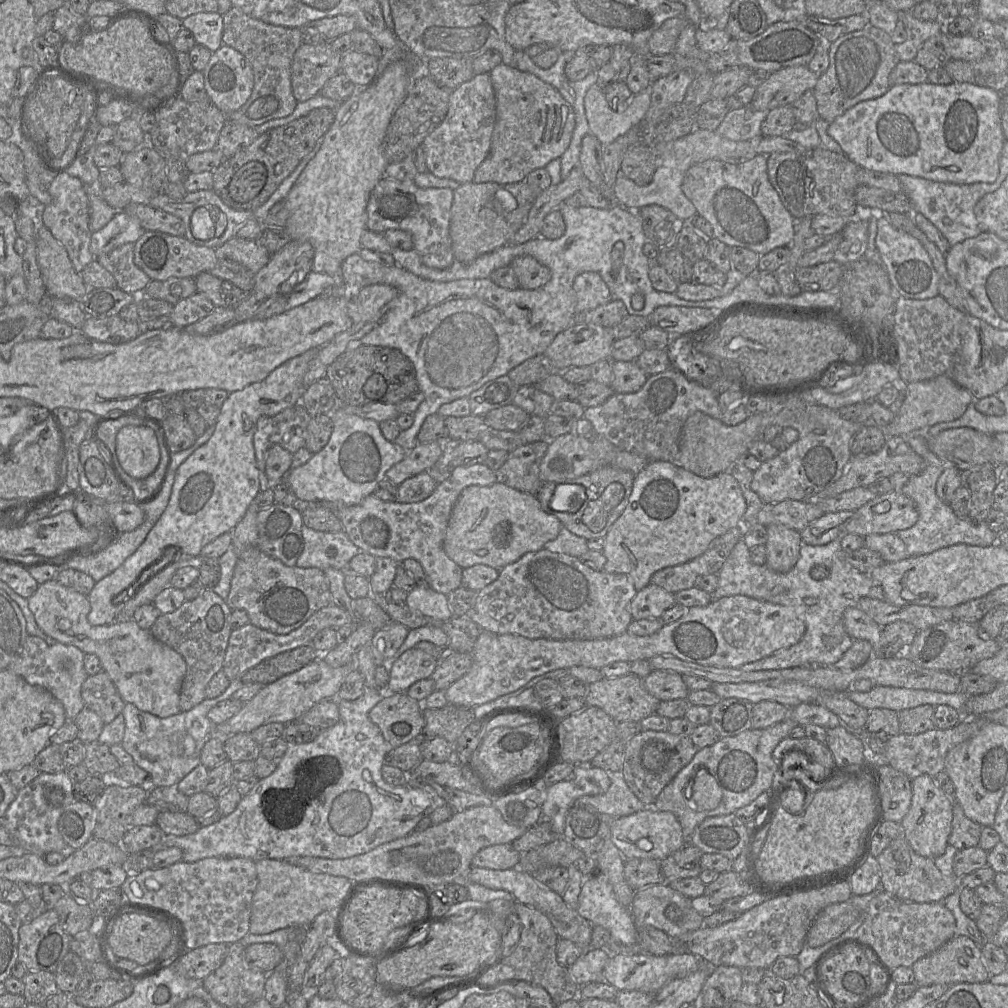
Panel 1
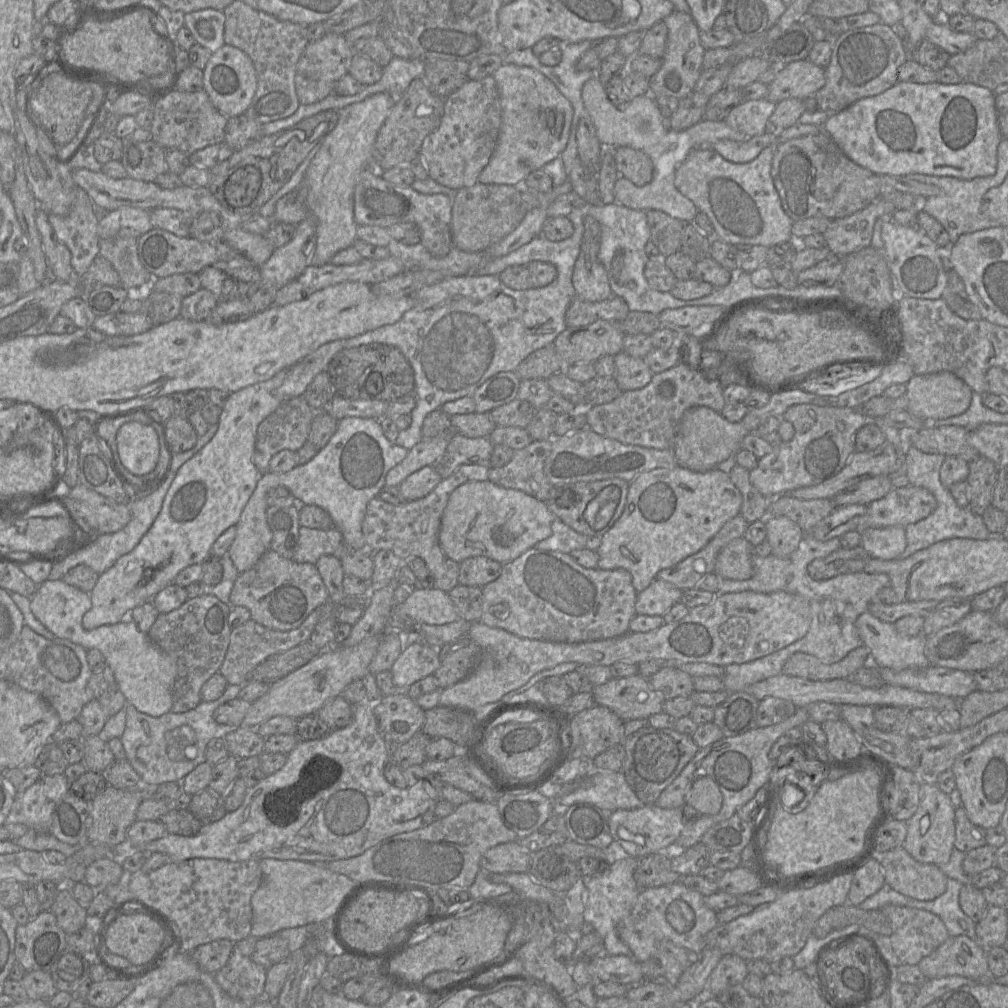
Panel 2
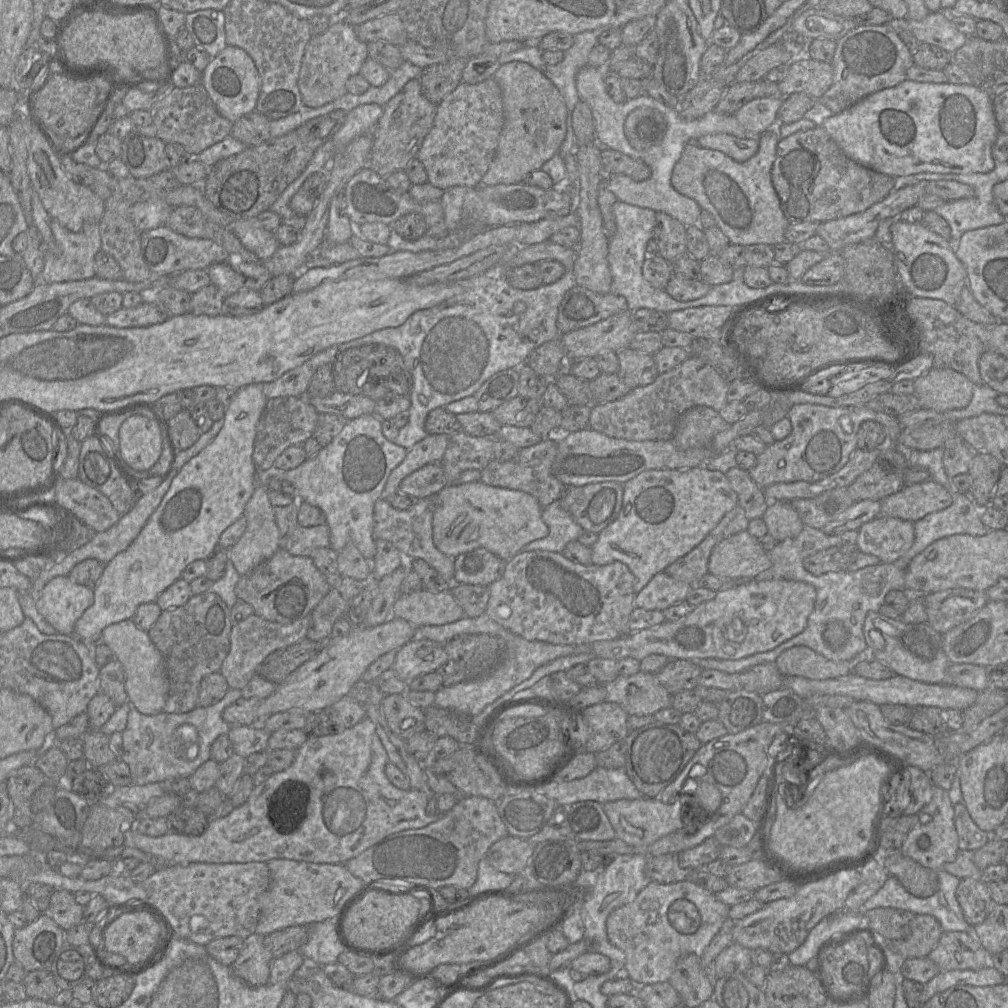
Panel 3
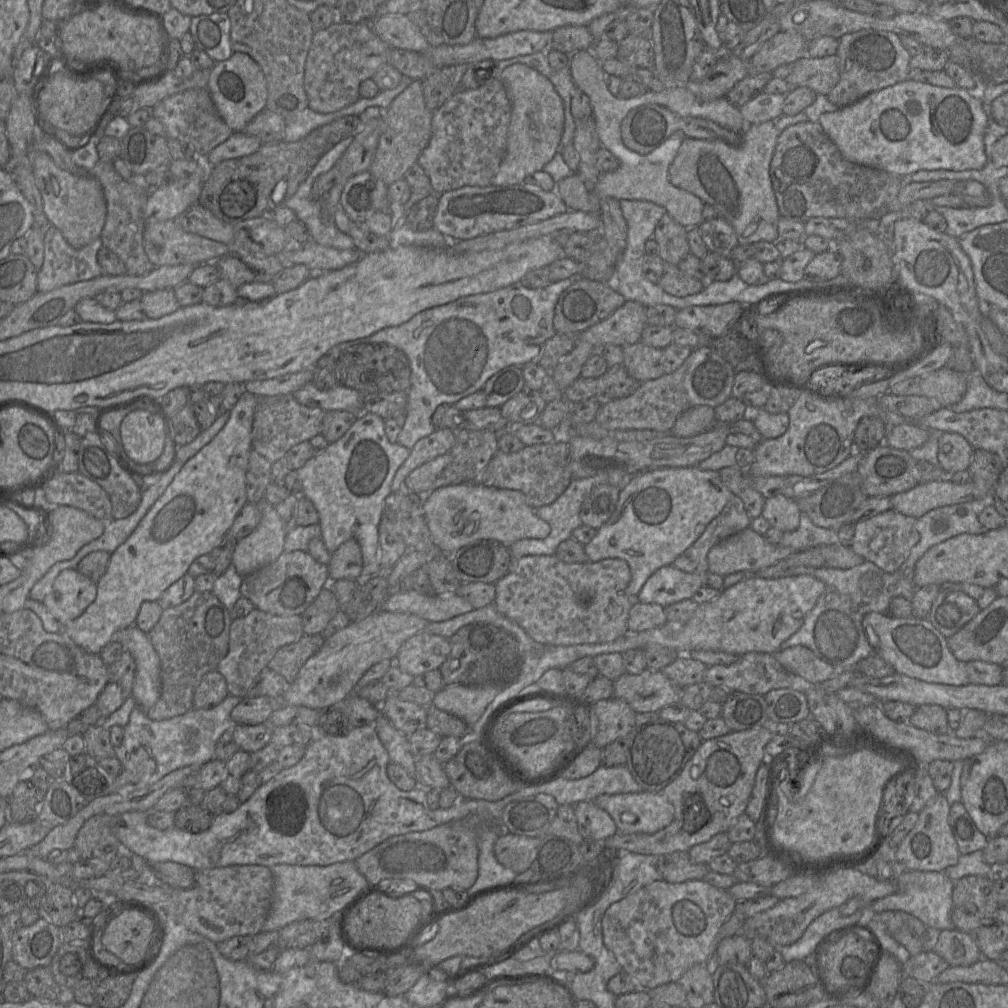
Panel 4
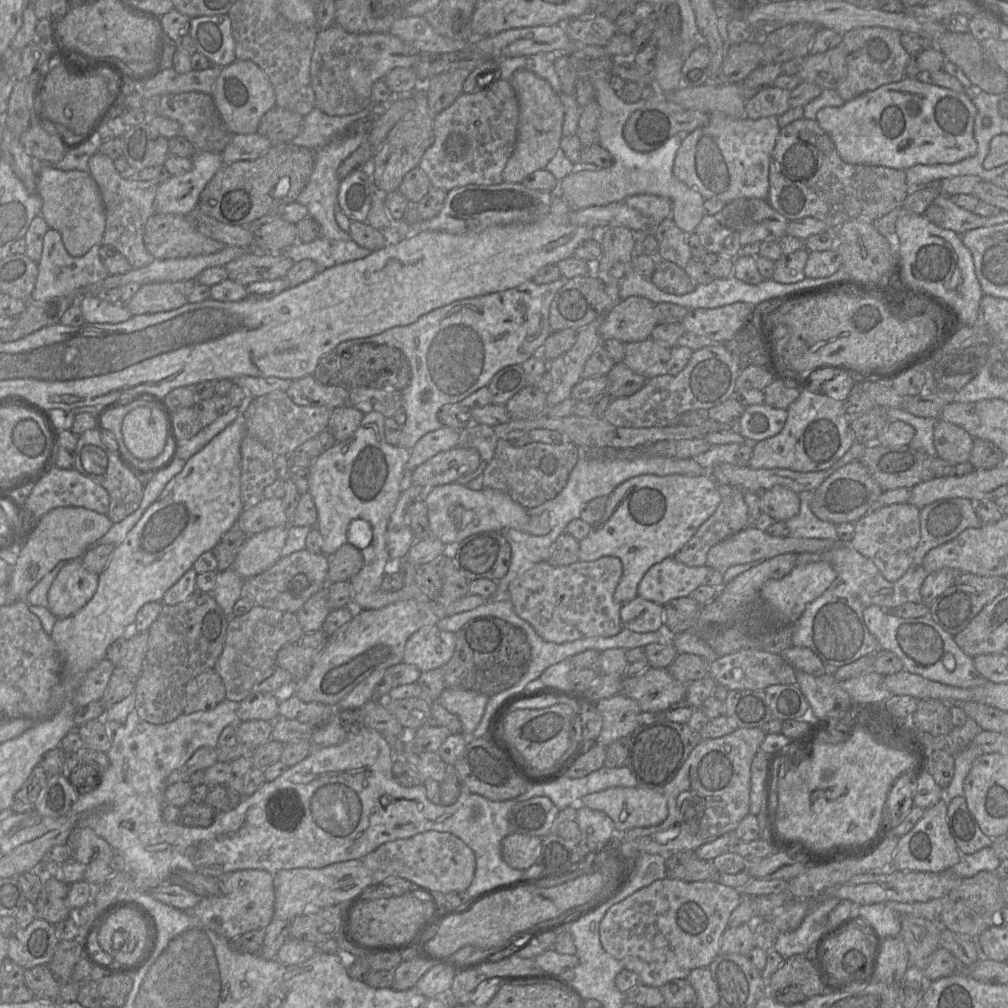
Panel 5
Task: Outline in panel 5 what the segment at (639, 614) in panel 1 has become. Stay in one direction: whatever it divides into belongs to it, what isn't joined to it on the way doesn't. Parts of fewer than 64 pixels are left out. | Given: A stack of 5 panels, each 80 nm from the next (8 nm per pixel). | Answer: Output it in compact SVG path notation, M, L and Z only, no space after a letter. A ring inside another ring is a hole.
M674 557L666 558L662 562L653 565L646 572L638 586L638 596L662 606L674 599L691 597L698 587L705 584L710 570L706 565L689 567L676 561Z

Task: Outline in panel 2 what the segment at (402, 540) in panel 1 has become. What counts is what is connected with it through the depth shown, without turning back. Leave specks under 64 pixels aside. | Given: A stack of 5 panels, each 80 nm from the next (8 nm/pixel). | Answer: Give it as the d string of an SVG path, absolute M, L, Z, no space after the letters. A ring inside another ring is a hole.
M489 465L460 466L448 478L442 479L425 497L406 501L401 505L387 503L379 497L371 499L367 504L362 524L367 550L370 552L390 550L403 561L410 558L422 559L434 578L434 588L448 593L459 585L459 563L446 557L439 546L441 516L452 491L468 482L487 480L489 468Z

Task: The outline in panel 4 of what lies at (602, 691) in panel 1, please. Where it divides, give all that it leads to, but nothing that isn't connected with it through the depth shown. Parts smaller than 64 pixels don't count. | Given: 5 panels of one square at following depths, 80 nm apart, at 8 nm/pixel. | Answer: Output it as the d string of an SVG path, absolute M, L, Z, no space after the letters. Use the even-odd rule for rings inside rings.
M645 669L637 675L623 673L613 682L613 697L626 702L635 713L658 713L666 706L680 703L682 689L668 679L662 671Z

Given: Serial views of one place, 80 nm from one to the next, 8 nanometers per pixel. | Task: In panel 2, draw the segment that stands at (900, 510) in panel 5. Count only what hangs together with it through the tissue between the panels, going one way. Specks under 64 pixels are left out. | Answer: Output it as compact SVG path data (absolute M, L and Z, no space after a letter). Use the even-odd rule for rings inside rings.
M903 526L867 528L862 530L860 534L860 546L867 551L871 558L897 559L904 552L907 545L905 527Z

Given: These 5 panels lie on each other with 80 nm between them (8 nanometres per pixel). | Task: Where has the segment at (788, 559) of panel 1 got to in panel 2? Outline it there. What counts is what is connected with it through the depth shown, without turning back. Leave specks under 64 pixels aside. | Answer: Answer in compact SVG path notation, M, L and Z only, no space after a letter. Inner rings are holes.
M767 516L765 518L771 555L786 558L797 550L804 537L801 527L786 516Z

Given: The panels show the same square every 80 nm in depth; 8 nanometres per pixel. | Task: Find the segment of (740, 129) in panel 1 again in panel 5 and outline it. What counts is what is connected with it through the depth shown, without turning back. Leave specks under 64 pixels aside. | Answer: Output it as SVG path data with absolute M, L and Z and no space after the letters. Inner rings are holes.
M769 86L746 101L745 116L756 120L769 116L780 116L789 109L790 92L786 89Z

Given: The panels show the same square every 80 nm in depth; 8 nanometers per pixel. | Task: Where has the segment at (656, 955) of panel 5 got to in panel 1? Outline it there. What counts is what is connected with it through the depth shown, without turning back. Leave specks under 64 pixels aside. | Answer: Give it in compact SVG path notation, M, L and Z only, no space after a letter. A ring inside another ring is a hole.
M663 882L635 890L631 905L631 914L637 929L652 926L665 932L671 938L679 938L681 935L703 927L704 917L692 906L692 899L682 895Z

